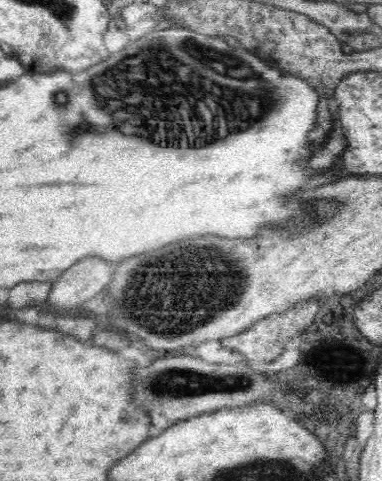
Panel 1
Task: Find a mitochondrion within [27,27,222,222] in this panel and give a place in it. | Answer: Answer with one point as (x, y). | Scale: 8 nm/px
(60, 102)

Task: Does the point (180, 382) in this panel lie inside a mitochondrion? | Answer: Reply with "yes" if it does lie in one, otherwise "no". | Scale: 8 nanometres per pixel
yes

